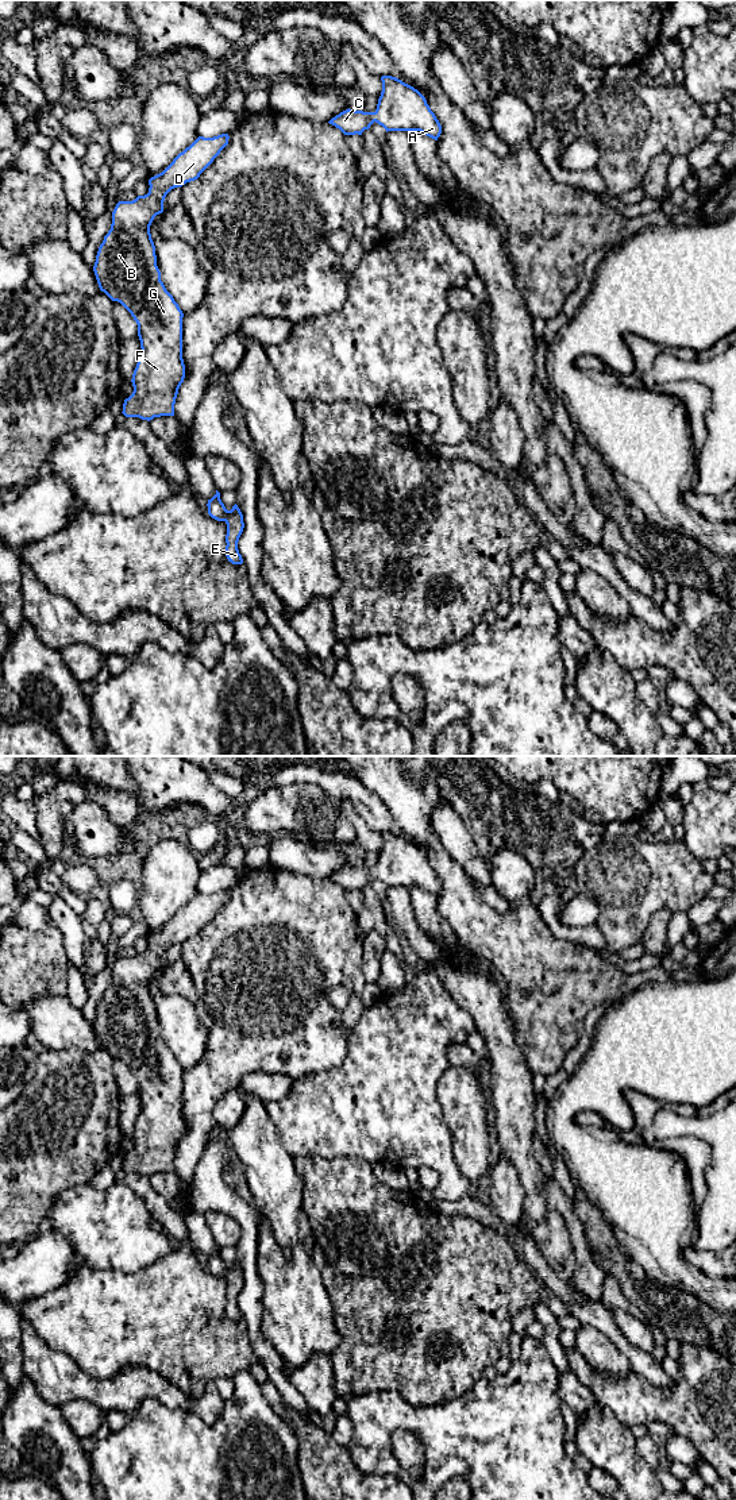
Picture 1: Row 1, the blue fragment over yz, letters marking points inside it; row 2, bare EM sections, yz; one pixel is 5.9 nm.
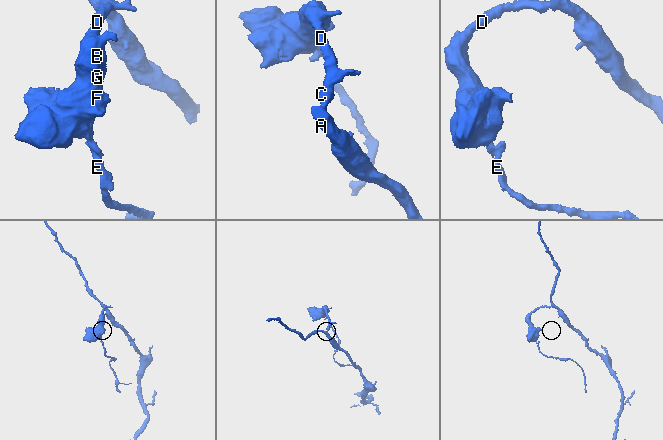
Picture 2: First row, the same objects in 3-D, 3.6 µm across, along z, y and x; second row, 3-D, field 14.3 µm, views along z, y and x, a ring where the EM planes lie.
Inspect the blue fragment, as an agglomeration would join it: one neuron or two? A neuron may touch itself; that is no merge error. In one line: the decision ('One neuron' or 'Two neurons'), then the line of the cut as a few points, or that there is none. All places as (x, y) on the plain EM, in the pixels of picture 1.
Two neurons. Split along yz (228, 1267), (224, 1276)

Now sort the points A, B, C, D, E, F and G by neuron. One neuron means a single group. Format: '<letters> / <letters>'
A B C D F G / E

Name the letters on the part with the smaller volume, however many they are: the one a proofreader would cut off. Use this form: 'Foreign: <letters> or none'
Foreign: E

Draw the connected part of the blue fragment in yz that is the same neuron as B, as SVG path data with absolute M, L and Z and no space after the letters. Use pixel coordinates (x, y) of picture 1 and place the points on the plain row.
M228 890L213 894L199 892L189 903L180 909L159 930L149 936L149 949L132 957L119 957L112 968L112 980L99 1003L93 1027L101 1048L112 1057L120 1059L138 1080L140 1113L132 1130L132 1150L124 1156L123 1171L153 1176L161 1172L174 1172L178 1145L185 1134L182 1115L182 1073L184 1069L173 1052L161 1037L157 1022L155 1002L150 982L154 973L163 968L166 950L194 937L213 918L228 901Z

